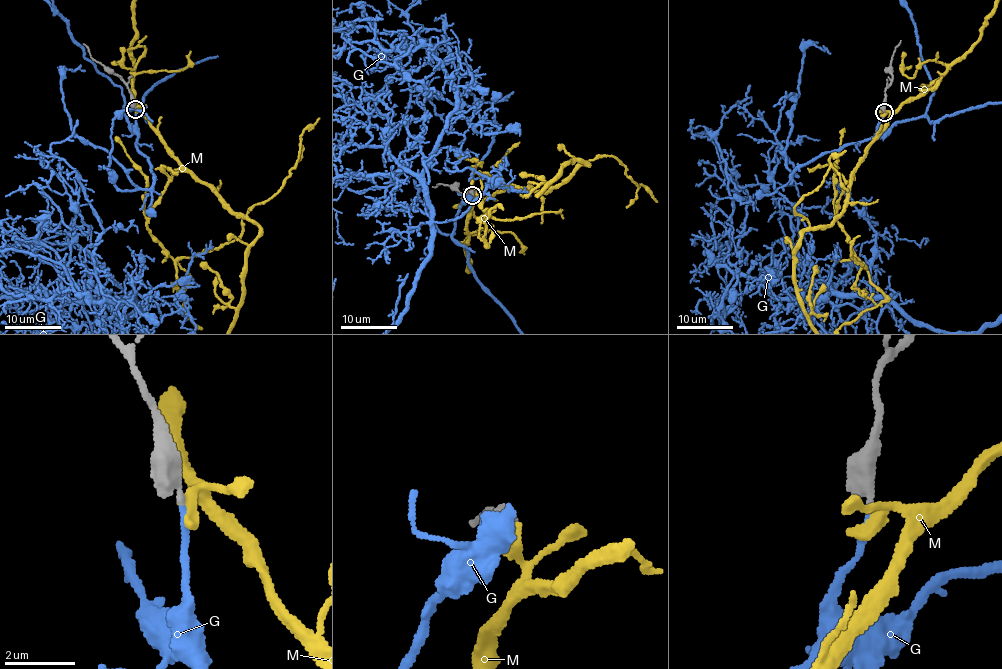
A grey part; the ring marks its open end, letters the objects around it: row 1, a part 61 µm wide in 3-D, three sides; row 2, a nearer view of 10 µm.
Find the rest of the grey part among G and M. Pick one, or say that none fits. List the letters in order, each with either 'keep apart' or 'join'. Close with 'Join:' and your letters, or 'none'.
G: join
M: keep apart
Join: G

